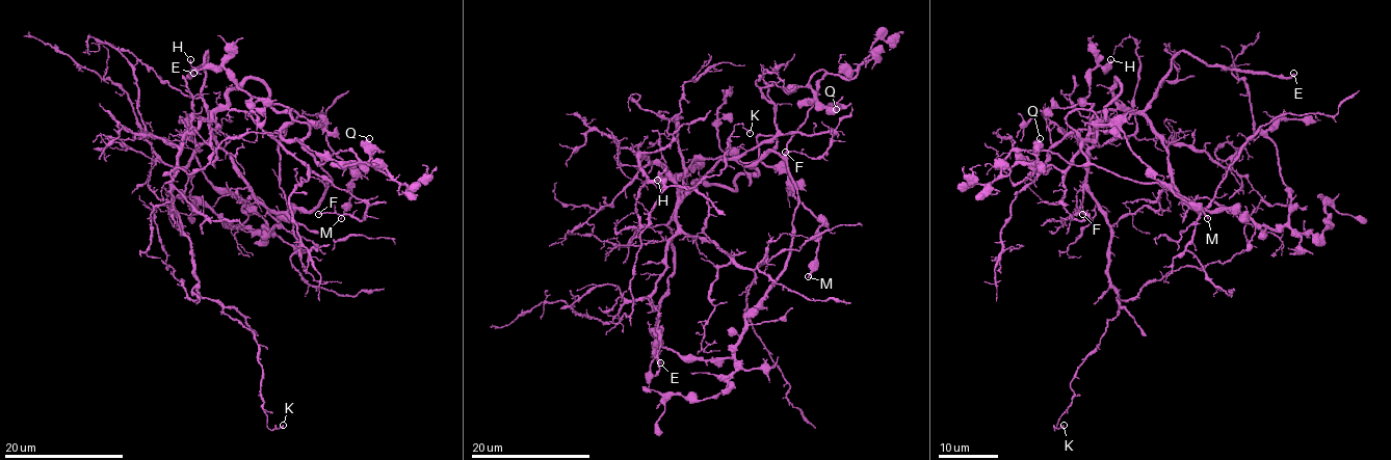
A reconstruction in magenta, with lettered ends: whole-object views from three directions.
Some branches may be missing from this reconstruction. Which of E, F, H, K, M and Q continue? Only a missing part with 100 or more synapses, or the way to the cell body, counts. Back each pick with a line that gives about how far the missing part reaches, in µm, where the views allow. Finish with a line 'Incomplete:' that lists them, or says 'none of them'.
E: 160 µm
Incomplete: E

